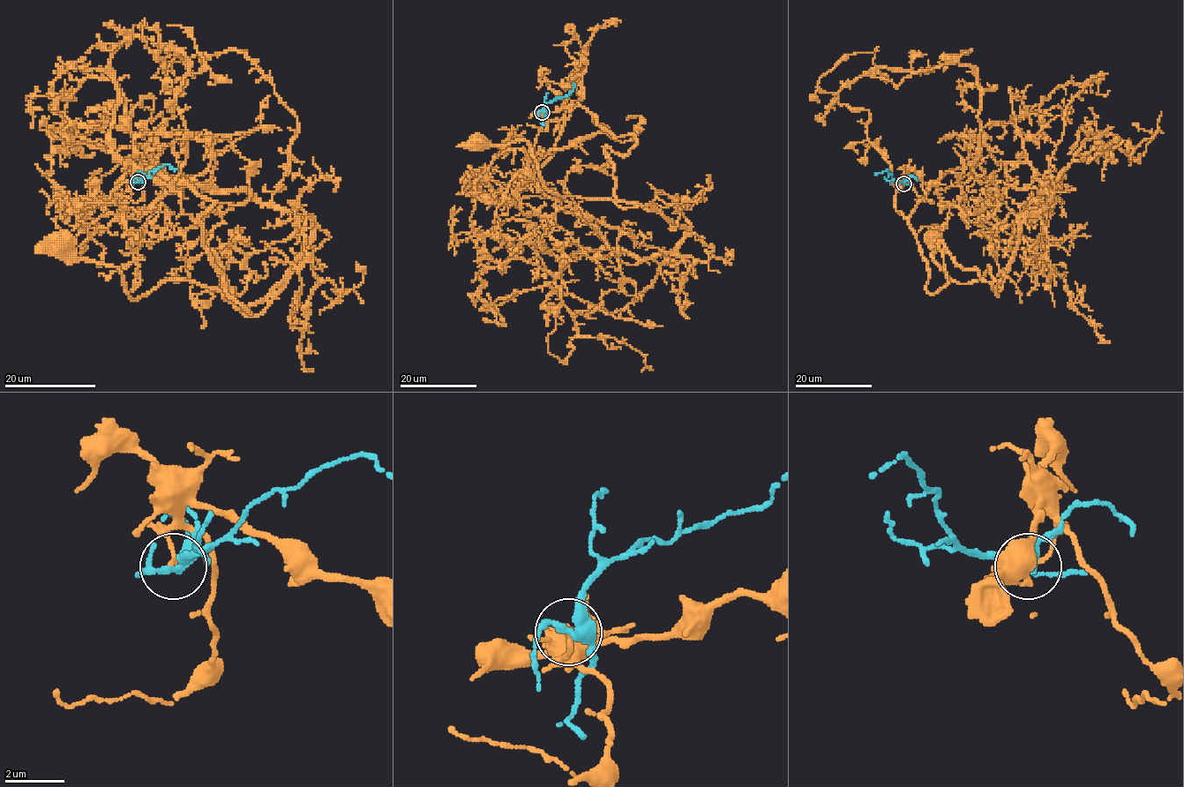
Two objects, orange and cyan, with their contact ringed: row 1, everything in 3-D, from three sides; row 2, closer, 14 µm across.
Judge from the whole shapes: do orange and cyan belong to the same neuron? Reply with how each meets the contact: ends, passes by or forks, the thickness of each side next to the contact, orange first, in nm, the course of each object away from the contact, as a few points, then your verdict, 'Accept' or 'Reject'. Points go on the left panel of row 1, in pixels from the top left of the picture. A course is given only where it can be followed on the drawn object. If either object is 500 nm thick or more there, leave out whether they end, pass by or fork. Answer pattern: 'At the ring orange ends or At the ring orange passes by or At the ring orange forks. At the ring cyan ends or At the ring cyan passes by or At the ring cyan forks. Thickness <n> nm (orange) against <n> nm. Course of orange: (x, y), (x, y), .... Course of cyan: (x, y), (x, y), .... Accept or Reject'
At the ring orange ends. At the ring cyan forks. Thickness 130 nm (orange) against 320 nm. Course of orange: (137, 182), (180, 197), (237, 307), (283, 283), (260, 314), (179, 279), (132, 299), (60, 240). Course of cyan: (137, 182), (161, 166), (167, 165), (175, 170). Reject

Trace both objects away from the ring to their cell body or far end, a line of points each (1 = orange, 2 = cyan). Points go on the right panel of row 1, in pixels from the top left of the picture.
1: (902, 183), (926, 289), (940, 241), (993, 288), (1007, 269), (999, 296), (988, 265), (955, 282), (932, 233)
2: (902, 183), (893, 180), (888, 169), (875, 174)

